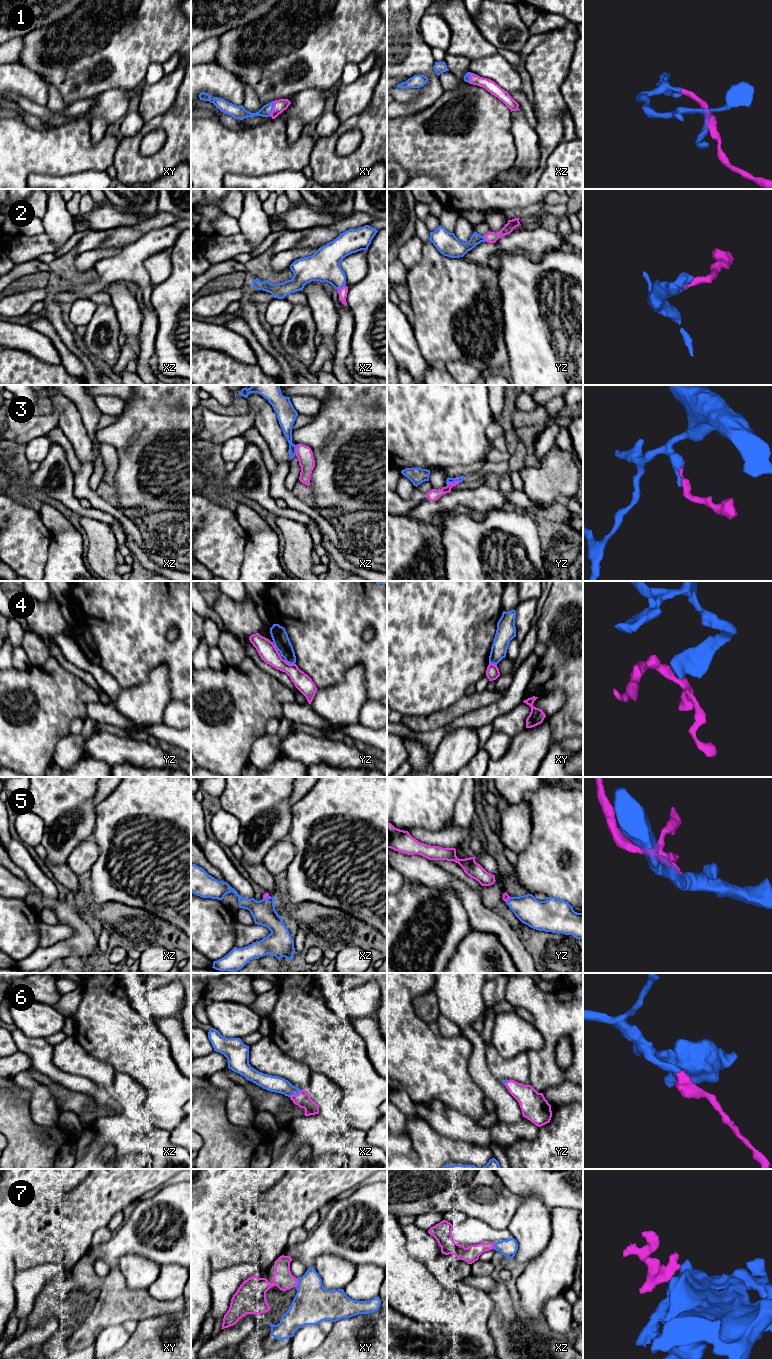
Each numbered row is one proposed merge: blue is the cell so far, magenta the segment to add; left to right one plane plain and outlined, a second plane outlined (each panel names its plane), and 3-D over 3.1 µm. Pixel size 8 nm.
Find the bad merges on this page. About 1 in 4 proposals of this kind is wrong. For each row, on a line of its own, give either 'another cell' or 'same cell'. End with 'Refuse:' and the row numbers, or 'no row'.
1: same cell
2: same cell
3: another cell
4: another cell
5: same cell
6: same cell
7: same cell
Refuse: 3, 4

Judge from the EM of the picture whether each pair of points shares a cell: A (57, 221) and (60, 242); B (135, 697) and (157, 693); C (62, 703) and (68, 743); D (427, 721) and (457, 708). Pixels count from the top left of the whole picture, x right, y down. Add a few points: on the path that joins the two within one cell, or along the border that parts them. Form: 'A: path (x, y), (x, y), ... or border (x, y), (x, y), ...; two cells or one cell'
A: path (60, 226), (60, 237); one cell
B: path (140, 697), (152, 697); one cell
C: border (69, 732), (58, 742), (53, 754); two cells
D: path (434, 721), (450, 714); one cell

